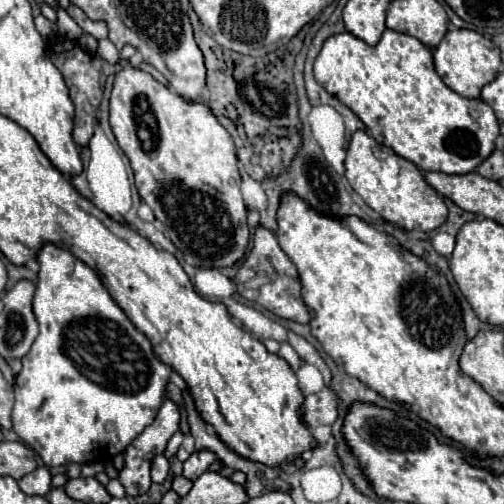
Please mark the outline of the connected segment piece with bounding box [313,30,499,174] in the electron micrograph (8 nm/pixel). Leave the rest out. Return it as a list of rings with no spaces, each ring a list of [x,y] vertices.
[[[385,30],[377,46],[369,46],[349,32],[327,38],[317,60],[315,80],[333,96],[337,96],[347,108],[351,108],[365,126],[379,124],[385,146],[397,156],[413,162],[423,172],[443,174],[469,174],[485,162],[495,150],[495,138],[499,136],[499,122],[495,112],[483,100],[469,100],[453,92],[443,84],[433,66],[433,56],[427,46],[409,34]]]

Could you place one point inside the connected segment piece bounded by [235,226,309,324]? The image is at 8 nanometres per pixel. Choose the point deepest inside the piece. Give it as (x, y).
(268, 277)

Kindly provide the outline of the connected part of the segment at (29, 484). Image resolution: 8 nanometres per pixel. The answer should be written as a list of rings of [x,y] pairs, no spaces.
[[[39,466],[35,472],[19,480],[19,488],[29,496],[45,496],[51,490],[51,474],[45,466]]]

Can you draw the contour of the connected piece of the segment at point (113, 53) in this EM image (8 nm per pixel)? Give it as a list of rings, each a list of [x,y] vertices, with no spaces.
[[[99,40],[99,56],[103,60],[107,60],[109,64],[117,64],[119,62],[119,50],[111,44],[111,40]]]

